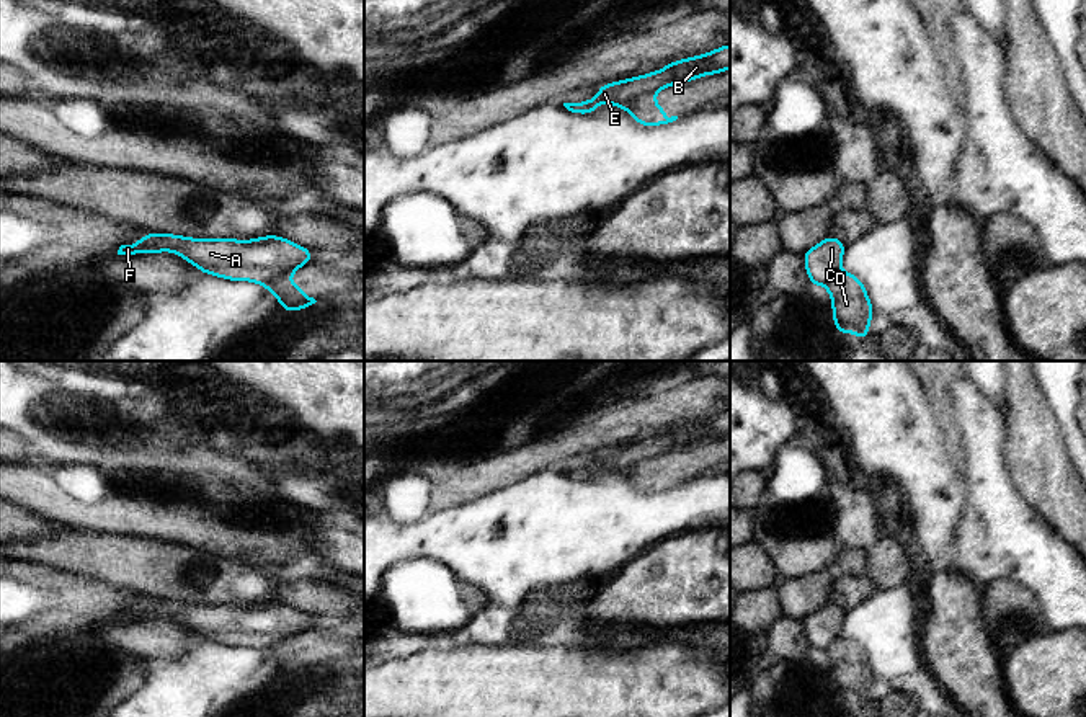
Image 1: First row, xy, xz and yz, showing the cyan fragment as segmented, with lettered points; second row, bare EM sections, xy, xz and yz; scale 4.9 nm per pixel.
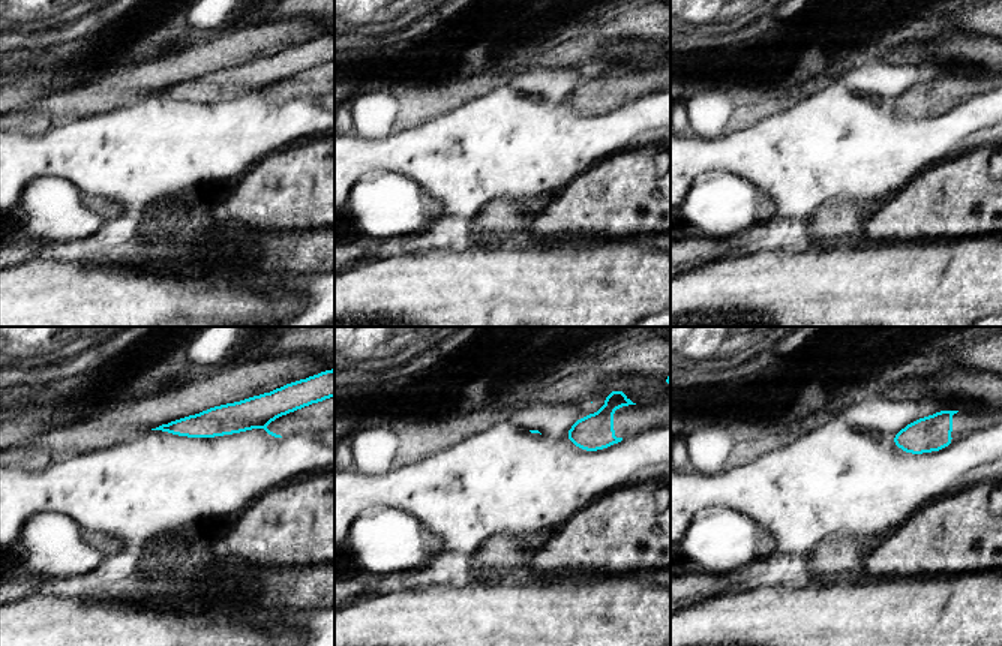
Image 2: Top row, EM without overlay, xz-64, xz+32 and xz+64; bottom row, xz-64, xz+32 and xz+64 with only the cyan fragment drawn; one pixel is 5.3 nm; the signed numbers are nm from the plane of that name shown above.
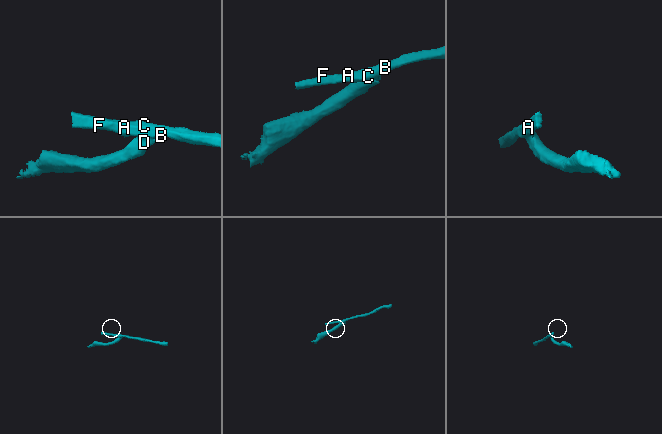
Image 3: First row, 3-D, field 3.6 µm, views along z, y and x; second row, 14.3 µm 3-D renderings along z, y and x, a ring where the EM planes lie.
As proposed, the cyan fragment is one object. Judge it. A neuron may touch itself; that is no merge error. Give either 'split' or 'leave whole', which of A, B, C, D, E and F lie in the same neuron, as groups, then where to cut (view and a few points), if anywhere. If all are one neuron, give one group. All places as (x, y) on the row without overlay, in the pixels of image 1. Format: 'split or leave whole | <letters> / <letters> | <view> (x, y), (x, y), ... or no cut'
split | A B C E F / D | xz (660, 454), (637, 461), (624, 474)

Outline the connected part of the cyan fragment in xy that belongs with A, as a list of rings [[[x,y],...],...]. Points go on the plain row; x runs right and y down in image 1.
[[[150,598],[132,611],[121,611],[118,621],[160,617],[180,621],[204,640],[255,650],[268,650],[312,627],[312,616],[279,601],[235,606]]]

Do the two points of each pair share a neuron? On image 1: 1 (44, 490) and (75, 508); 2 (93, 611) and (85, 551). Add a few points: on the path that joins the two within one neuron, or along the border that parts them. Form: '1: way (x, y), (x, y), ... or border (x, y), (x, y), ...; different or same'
1: way (53, 498), (62, 508), (67, 508); same
2: border (53, 565), (126, 588); different

